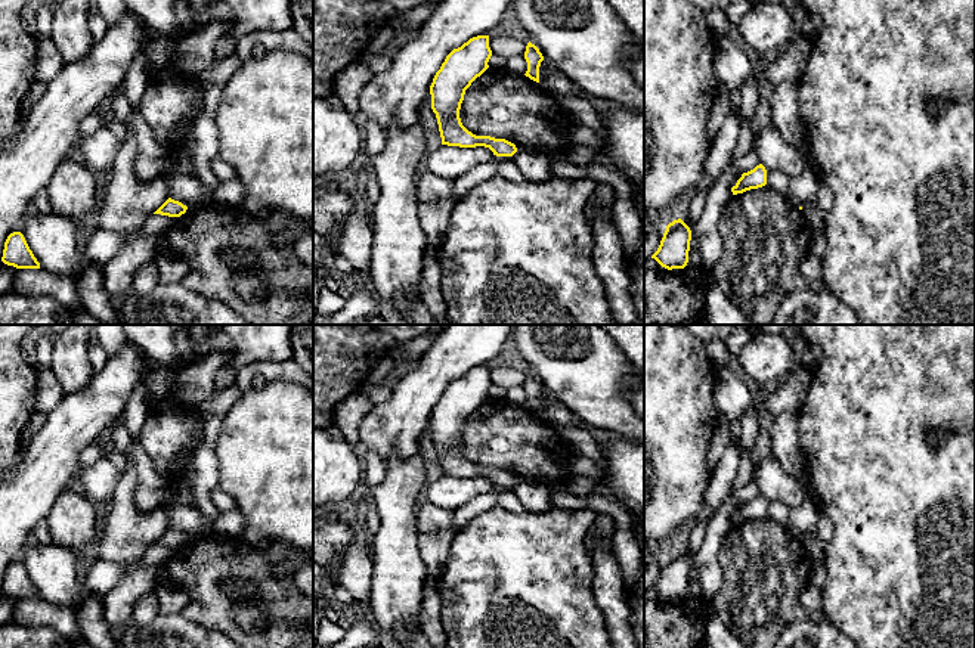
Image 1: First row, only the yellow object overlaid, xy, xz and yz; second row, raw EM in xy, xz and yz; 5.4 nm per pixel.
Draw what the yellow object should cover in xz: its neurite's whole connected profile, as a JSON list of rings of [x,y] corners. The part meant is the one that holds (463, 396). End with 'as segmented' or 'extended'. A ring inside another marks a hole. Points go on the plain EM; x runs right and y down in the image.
[[[489,366],[473,368],[461,378],[454,379],[430,416],[431,440],[437,449],[442,475],[485,477],[496,487],[513,487],[517,483],[514,474],[490,466],[476,466],[462,456],[459,449],[465,421],[489,399],[490,387]]]; as segmented

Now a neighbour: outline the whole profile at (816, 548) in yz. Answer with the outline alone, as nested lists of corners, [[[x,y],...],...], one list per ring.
[[[815,528],[802,536],[802,543],[807,548],[812,562],[824,564],[827,545],[818,539]]]

